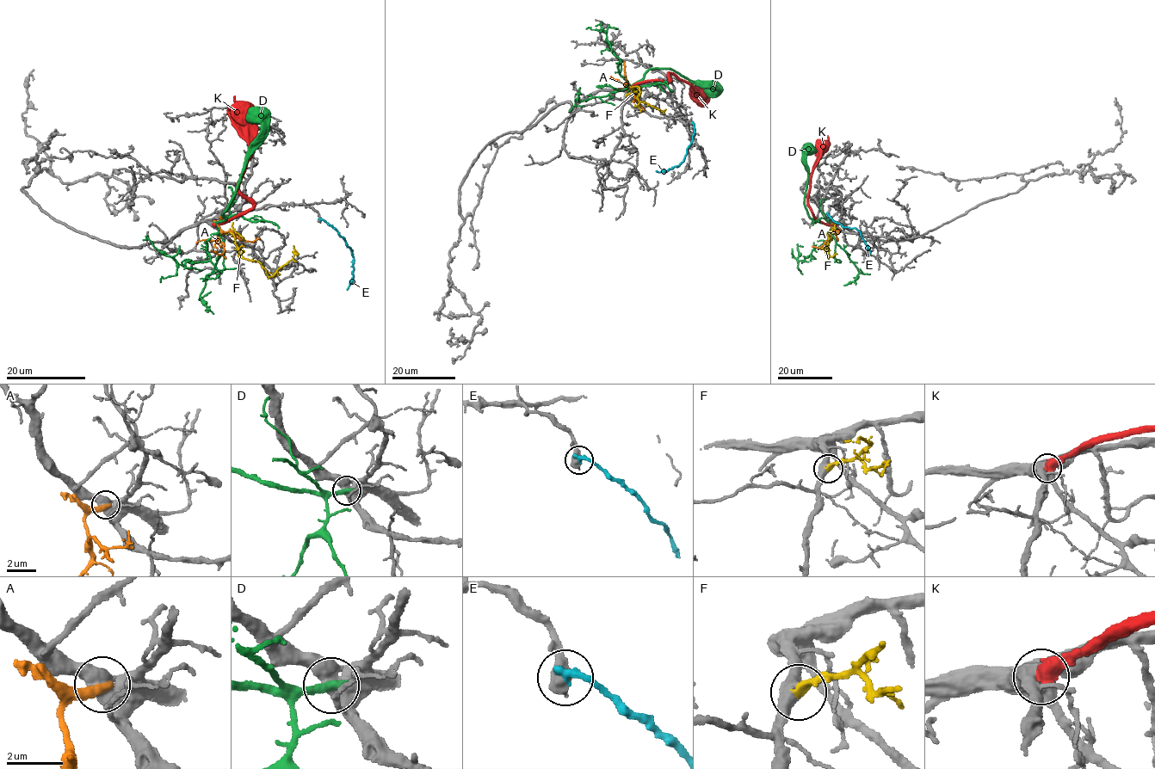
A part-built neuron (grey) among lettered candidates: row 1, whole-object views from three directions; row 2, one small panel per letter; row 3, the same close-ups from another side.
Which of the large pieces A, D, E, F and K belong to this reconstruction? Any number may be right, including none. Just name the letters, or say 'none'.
F

